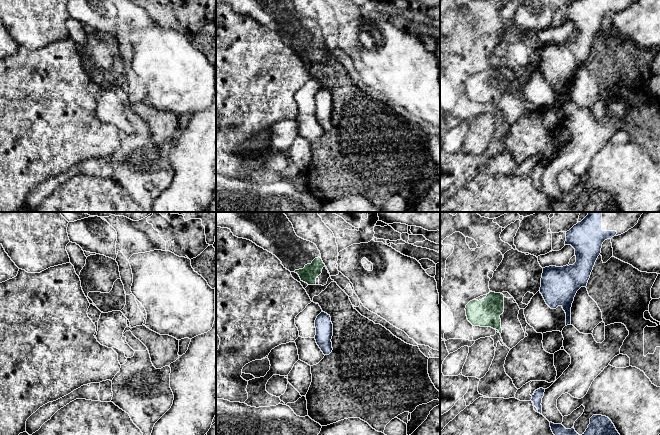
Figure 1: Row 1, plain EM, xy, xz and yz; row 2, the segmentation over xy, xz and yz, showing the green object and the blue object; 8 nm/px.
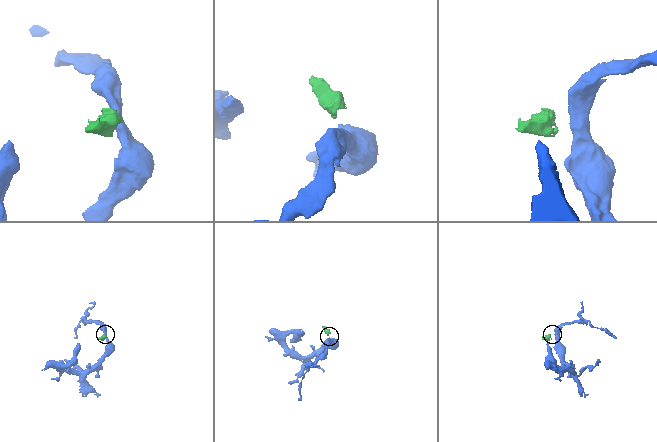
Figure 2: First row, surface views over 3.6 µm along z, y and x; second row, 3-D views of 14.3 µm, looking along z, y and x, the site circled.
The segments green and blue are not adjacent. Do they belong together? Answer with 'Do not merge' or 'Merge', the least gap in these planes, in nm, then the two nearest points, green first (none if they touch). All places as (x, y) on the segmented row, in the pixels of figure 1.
Do not merge. Distance 220 nm. Across: xz (315, 284), (321, 312)

